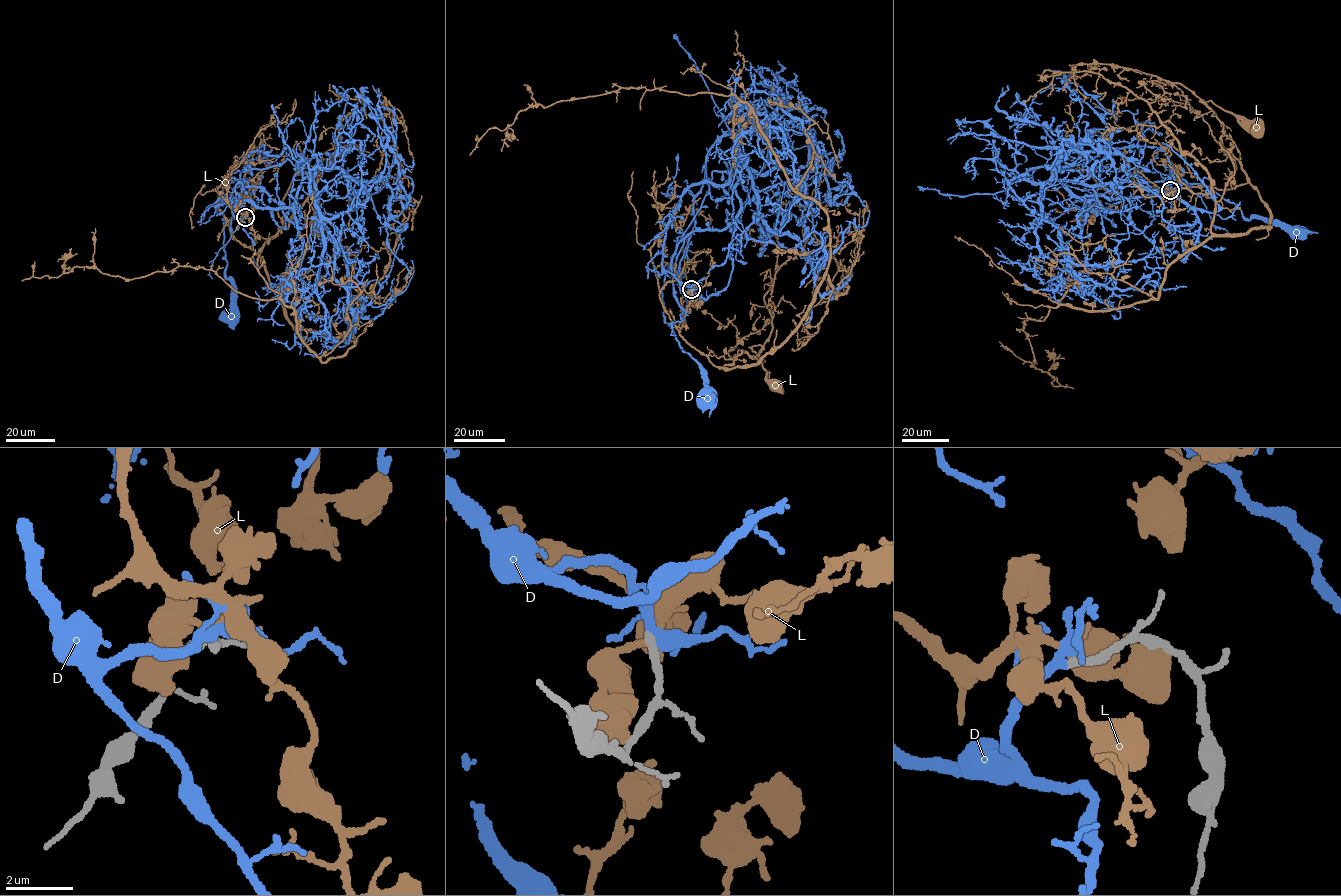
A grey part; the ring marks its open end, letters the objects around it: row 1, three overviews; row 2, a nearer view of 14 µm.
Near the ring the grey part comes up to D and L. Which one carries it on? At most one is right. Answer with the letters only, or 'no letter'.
D

